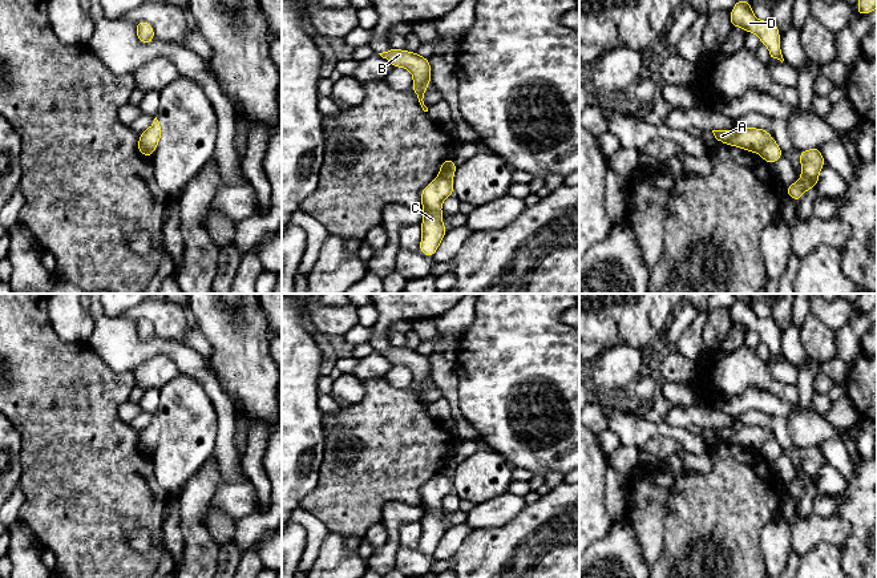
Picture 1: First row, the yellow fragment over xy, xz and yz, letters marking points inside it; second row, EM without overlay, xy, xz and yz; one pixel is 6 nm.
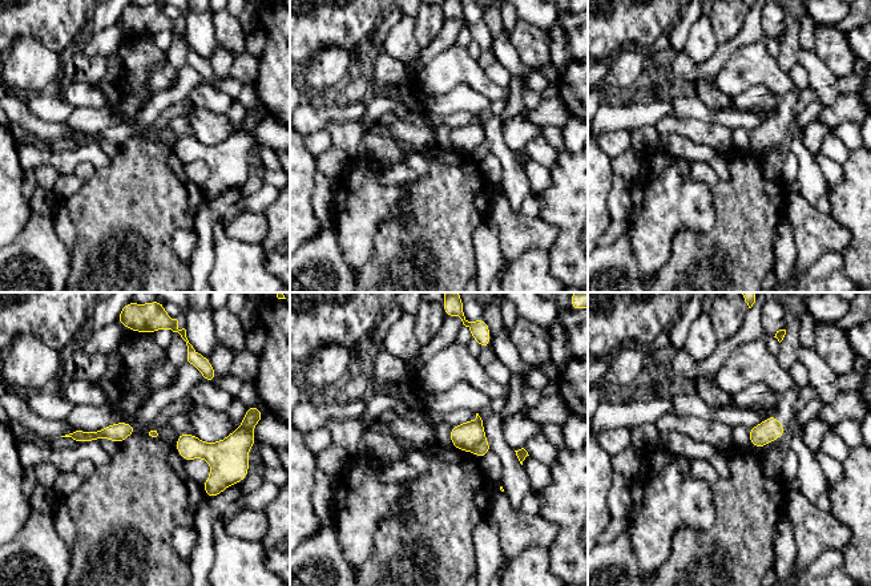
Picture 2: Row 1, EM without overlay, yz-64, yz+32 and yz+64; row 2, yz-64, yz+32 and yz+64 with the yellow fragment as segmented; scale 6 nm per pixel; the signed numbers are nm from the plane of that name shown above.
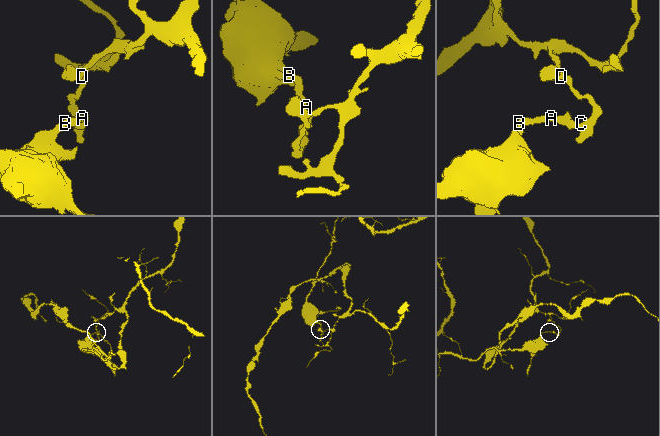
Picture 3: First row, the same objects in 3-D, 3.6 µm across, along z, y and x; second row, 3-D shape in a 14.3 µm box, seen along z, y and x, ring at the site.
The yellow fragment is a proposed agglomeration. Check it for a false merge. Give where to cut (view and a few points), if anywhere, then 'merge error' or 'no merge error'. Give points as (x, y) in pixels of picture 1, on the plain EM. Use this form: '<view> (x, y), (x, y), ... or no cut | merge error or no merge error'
yz (772, 436), (759, 451) | merge error

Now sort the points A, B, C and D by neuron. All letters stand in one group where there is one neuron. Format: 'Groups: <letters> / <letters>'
Groups: A B / C D

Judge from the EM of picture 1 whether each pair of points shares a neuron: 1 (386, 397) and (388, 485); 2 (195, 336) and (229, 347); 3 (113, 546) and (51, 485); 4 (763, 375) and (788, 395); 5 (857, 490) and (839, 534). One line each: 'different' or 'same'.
1: same
2: different
3: same
4: same
5: different

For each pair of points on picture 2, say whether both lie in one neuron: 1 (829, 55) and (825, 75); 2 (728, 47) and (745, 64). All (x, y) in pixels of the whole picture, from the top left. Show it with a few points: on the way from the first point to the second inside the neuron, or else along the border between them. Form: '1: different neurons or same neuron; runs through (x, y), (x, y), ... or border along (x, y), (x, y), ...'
1: different neurons; border along (814, 51), (834, 73)
2: different neurons; border along (757, 40), (742, 45), (726, 61), (717, 79)

